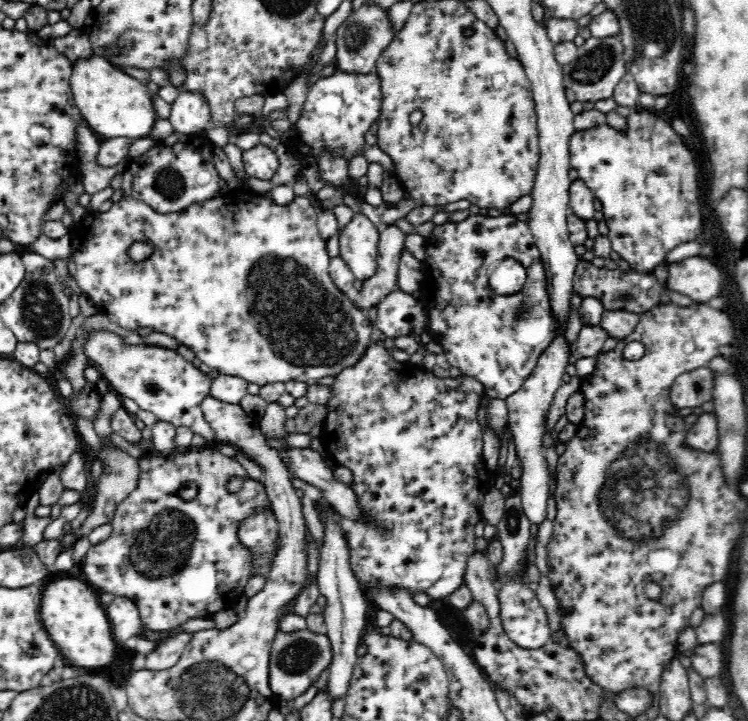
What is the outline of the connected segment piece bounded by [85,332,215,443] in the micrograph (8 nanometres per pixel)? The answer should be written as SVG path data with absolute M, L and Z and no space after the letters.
M104 332L94 333L85 351L92 363L99 364L103 376L121 396L132 398L139 408L154 413L157 419L186 427L193 434L201 434L209 443L215 443L214 433L201 409L202 398L209 395L211 378L200 365L186 361L175 349L142 344L130 348L118 344L104 346Z

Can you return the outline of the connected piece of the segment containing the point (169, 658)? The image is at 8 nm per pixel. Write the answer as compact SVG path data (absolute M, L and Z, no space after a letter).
M180 631L176 636L170 636L170 638L162 640L158 646L154 645L154 650L146 654L146 658L144 658L145 668L150 670L166 670L168 667L174 666L182 656L186 645L194 637L195 634Z

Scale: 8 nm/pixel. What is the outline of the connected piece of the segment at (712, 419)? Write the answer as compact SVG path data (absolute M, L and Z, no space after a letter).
M713 412L698 415L692 426L685 429L685 432L684 446L694 448L694 451L714 452L716 450L719 432L717 431L717 418Z

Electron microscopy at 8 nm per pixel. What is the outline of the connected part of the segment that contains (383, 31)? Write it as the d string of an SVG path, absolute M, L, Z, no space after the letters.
M362 5L358 11L351 12L344 24L337 30L334 42L337 47L338 68L349 74L376 75L378 72L376 61L390 45L394 36L386 10L378 6Z

